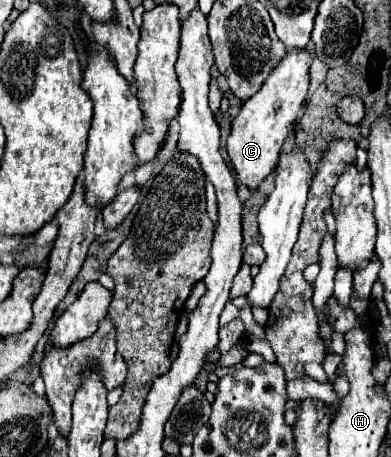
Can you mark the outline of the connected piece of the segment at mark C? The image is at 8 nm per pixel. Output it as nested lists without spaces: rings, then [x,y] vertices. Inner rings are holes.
[[[293,48],[283,56],[279,66],[271,70],[269,78],[263,82],[261,90],[245,100],[237,118],[231,122],[231,134],[227,140],[227,152],[235,174],[243,186],[249,190],[257,188],[277,166],[279,150],[283,148],[289,132],[293,130],[301,108],[307,100],[309,92],[309,68],[311,68],[311,54],[307,48]]]

